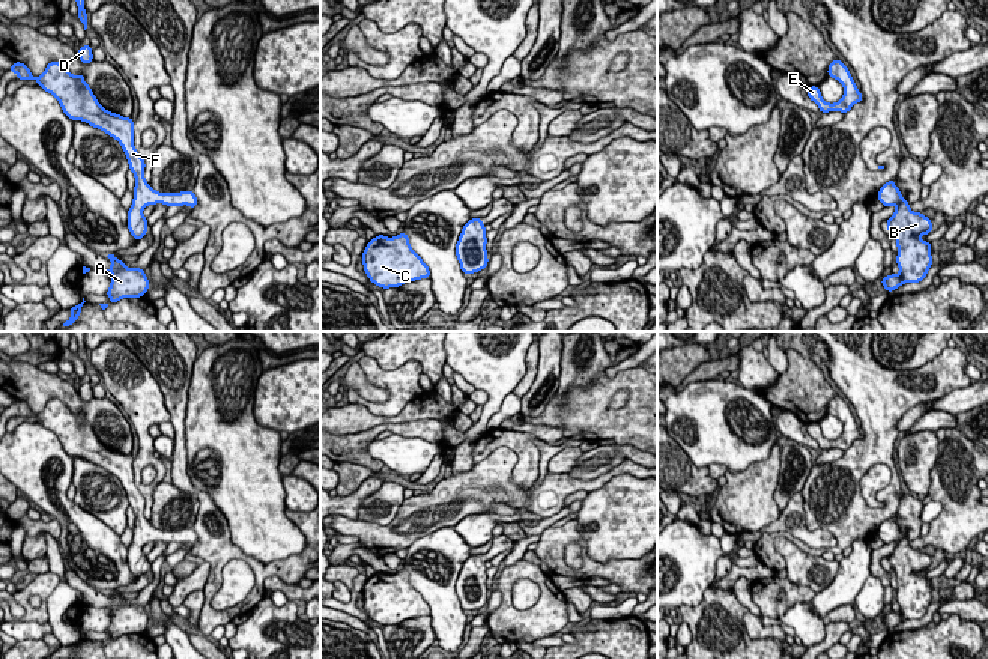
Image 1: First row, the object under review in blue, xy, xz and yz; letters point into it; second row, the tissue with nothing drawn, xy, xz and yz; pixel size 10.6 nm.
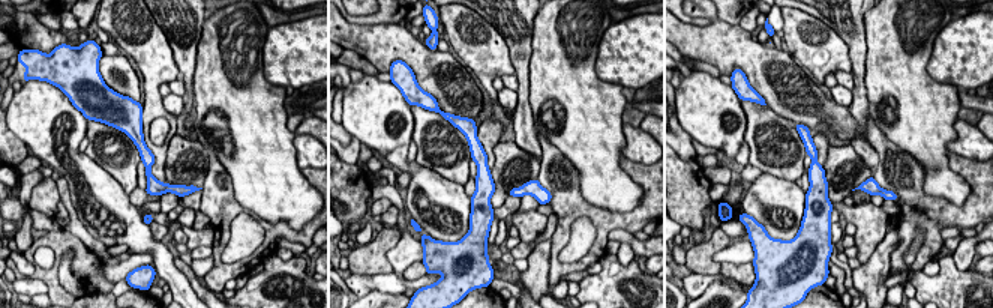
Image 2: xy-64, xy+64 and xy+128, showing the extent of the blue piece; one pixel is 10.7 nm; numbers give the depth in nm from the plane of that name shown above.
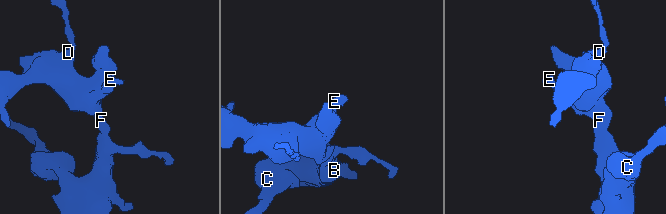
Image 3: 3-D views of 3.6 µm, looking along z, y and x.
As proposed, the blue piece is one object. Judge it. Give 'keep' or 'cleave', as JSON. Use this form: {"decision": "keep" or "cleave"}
{"decision": "keep"}

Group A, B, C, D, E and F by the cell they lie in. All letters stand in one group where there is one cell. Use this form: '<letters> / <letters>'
A B C D E F

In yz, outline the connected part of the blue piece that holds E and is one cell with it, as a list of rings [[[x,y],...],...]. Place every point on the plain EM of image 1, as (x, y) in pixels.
[[[835,396],[833,399],[830,399],[827,411],[844,423],[844,432],[838,439],[829,441],[823,436],[818,423],[808,424],[806,430],[809,436],[818,442],[820,450],[841,448],[845,451],[854,441],[863,438],[862,430],[857,427],[857,423],[842,397]]]

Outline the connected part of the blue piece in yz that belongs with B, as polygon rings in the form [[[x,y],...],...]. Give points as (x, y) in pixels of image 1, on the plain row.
[[[893,516],[881,522],[877,536],[883,543],[896,543],[893,552],[886,557],[886,561],[887,570],[893,569],[896,573],[899,611],[883,614],[881,621],[886,629],[892,629],[901,621],[923,618],[932,603],[932,579],[922,578],[919,573],[932,569],[931,555],[910,546],[910,540],[902,534]]]

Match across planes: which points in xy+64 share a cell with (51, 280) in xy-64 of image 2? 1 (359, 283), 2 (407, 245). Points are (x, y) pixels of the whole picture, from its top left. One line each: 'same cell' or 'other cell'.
1: other cell
2: other cell

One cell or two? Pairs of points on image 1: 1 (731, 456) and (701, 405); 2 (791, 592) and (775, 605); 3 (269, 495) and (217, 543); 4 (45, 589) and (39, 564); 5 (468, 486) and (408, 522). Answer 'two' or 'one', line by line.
1: one
2: one
3: two
4: two
5: one

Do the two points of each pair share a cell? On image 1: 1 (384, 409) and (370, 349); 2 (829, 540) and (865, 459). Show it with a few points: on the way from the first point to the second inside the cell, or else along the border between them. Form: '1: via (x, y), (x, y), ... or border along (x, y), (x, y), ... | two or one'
1: border along (366, 354), (382, 367), (399, 367), (406, 361) | two
2: border along (805, 510), (805, 525), (824, 528), (832, 548) | two

